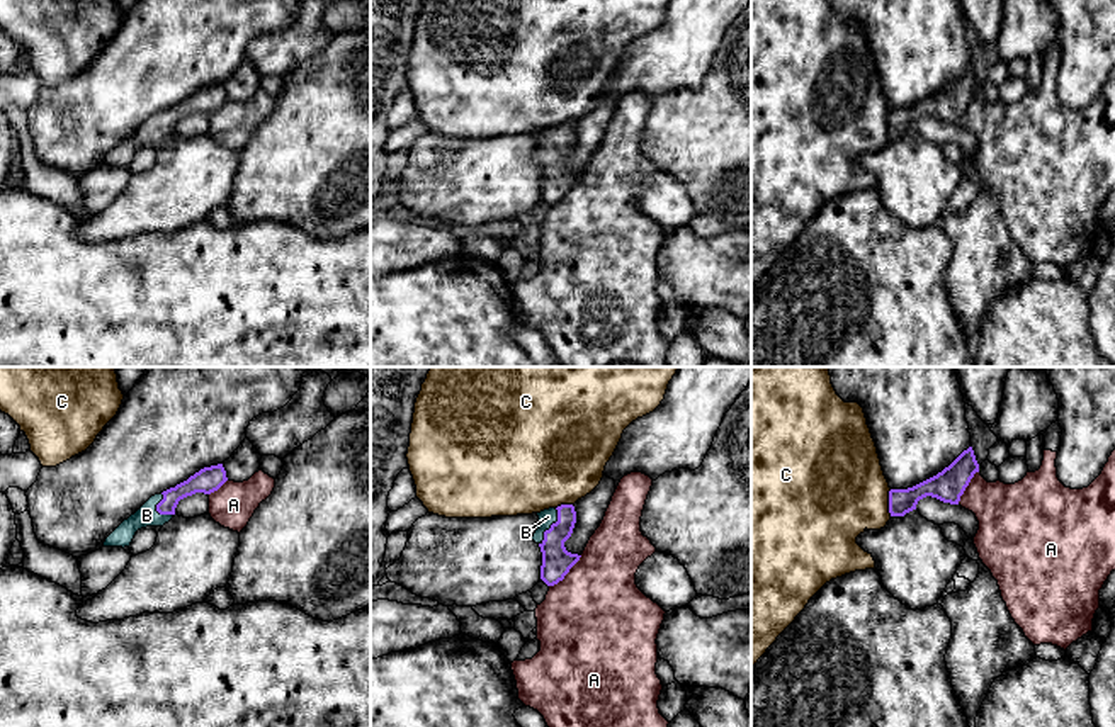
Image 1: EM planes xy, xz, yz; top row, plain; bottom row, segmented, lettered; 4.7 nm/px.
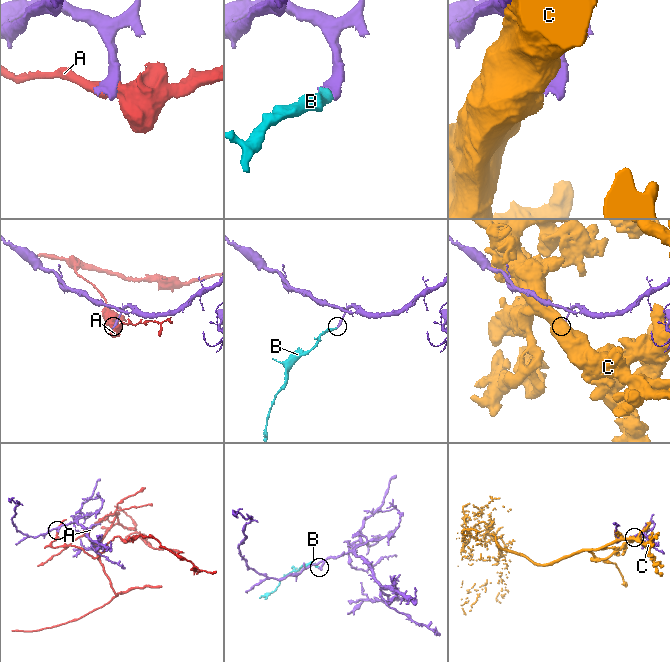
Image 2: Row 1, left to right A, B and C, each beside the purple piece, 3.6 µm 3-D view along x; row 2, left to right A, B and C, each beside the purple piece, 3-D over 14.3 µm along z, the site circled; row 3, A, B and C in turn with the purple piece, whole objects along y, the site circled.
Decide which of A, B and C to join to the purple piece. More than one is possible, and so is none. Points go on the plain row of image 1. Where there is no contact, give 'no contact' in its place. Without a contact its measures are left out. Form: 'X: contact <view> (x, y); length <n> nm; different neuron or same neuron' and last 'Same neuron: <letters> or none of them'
A: contact xz (566, 192); length 220 nm; different neuron
B: contact xz (551, 146); length 190 nm; same neuron
C: contact yz (889, 123); length 130 nm; different neuron
Same neuron: B

